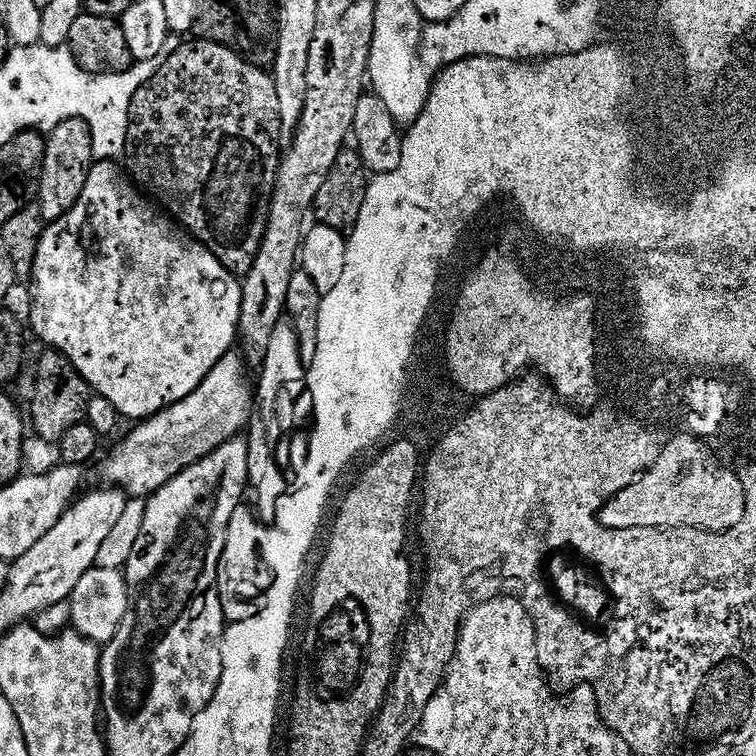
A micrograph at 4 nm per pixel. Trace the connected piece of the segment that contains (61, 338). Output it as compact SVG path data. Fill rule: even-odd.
M112 162L93 163L90 174L86 178L86 186L82 190L78 202L68 212L62 224L70 236L62 238L58 242L58 246L54 246L54 248L46 248L46 240L38 242L38 254L32 267L30 281L30 287L32 287L32 328L36 331L37 338L41 340L41 345L55 348L72 363L95 395L110 402L110 405L116 408L121 417L129 416L132 422L143 422L149 416L164 411L165 408L176 404L182 398L186 398L194 390L198 390L198 386L207 378L210 370L214 370L214 366L218 366L222 357L233 351L240 330L244 290L241 281L231 272L228 272L226 266L222 266L222 262L218 262L218 258L214 258L214 254L210 254L210 250L205 244L199 244L187 232L174 226L173 221L145 193L140 191L119 167L116 169L116 166ZM110 266L126 266L126 292L124 292L122 274L110 276L112 274ZM84 296L92 298L92 314L90 314L90 310L82 312L82 298Z

